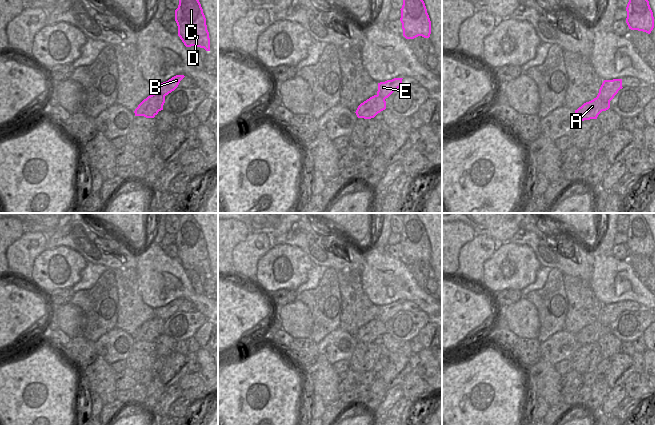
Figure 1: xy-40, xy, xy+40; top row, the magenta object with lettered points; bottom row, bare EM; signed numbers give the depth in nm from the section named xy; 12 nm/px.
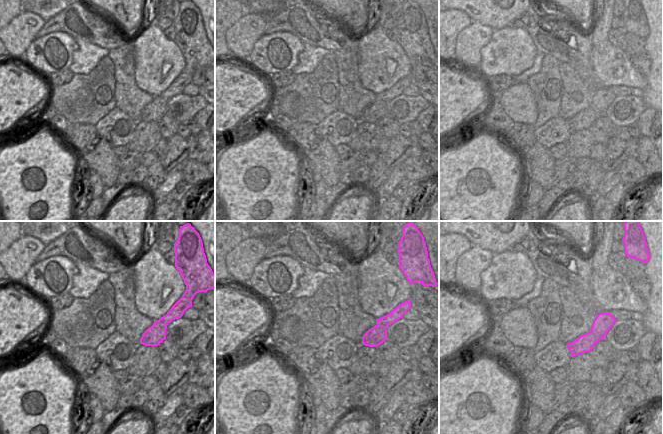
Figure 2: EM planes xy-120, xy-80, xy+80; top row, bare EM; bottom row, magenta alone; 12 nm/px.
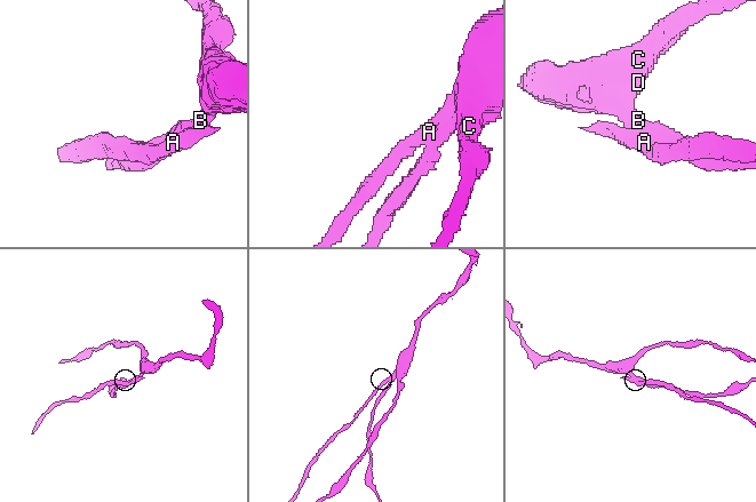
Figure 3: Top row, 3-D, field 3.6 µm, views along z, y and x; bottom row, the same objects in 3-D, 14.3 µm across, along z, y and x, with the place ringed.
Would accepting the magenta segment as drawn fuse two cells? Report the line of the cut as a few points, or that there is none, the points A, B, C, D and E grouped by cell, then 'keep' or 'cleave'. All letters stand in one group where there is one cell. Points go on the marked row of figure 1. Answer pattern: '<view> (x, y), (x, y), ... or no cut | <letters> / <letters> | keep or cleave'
xy+40 (596, 97), (609, 103) | A / B C D E | cleave

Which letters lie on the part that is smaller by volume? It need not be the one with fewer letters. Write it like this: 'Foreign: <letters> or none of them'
Foreign: A

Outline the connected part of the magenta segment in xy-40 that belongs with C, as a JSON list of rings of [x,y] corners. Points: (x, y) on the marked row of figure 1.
[[[179,0],[175,10],[178,36],[186,47],[200,47],[210,51],[206,18],[199,0]]]

